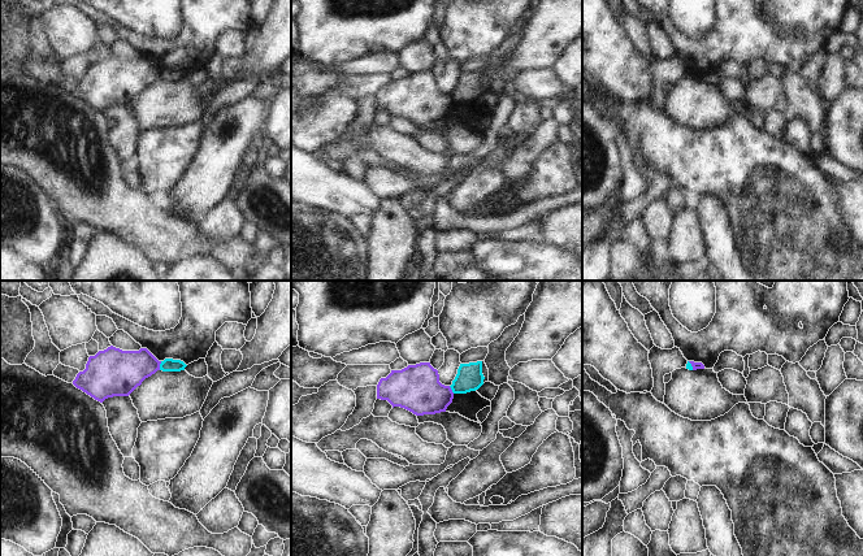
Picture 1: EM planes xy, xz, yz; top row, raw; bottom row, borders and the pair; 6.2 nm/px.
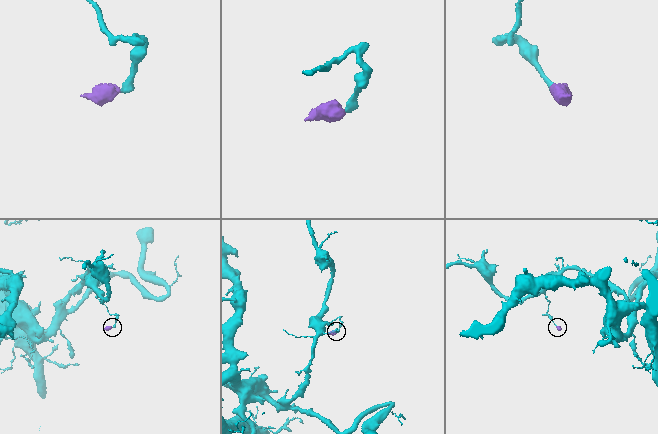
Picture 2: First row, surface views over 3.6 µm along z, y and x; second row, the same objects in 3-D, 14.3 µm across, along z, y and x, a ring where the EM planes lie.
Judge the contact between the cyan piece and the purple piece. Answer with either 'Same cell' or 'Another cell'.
Another cell.

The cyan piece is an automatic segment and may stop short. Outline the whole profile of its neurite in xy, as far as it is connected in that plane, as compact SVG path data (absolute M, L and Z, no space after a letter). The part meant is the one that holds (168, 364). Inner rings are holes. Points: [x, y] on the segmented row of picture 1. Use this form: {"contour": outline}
{"contour": "M165 359L160 364L160 370L162 372L181 372L185 370L187 365L181 360Z"}

